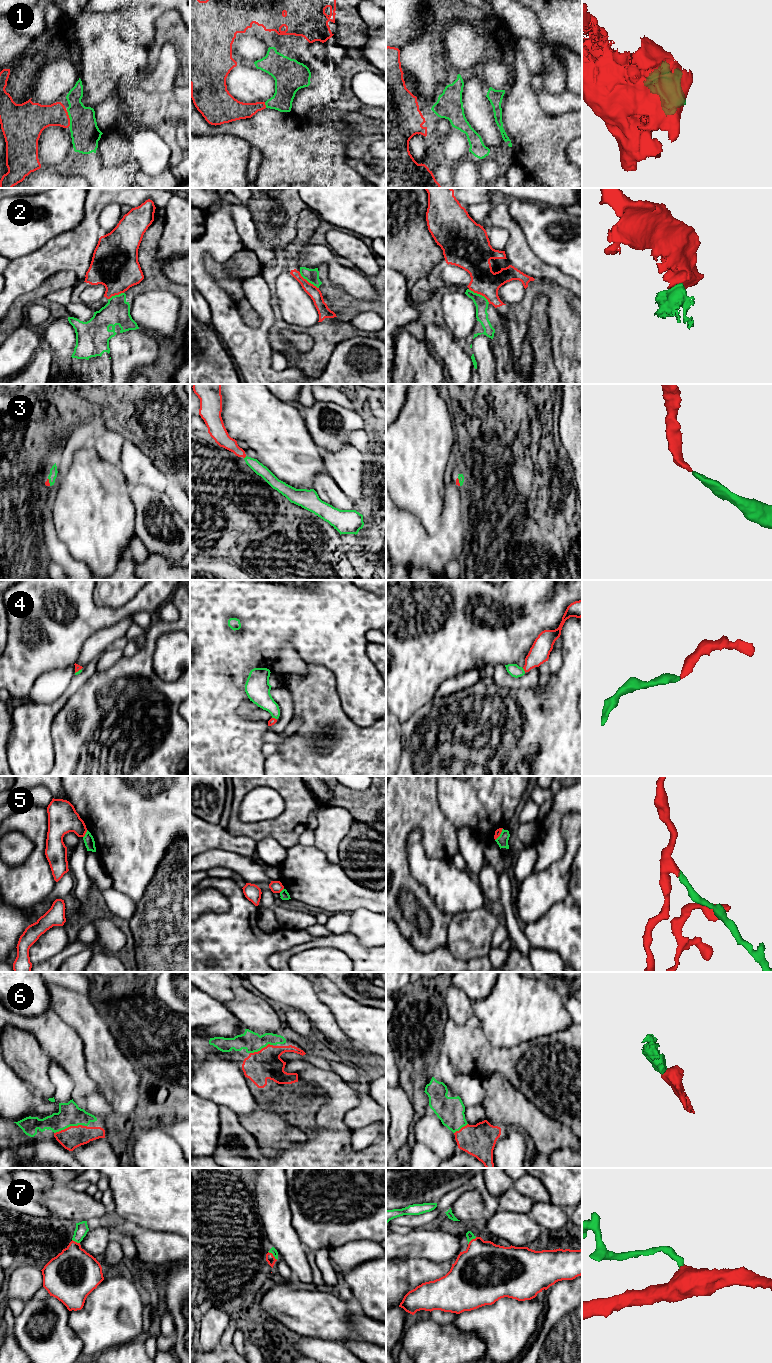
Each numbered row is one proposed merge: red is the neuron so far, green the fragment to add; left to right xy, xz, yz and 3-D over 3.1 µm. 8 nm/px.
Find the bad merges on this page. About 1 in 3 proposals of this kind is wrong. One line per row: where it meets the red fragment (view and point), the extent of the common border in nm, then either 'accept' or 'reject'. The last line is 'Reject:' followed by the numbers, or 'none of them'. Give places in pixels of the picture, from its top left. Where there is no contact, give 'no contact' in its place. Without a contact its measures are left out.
1: xy (69, 118) | 140 nm | accept
2: yz (479, 293) | 200 nm | reject
3: yz (458, 482) | 70 nm | accept
4: yz (524, 670) | 50 nm | accept
5: xy (85, 833) | 70 nm | reject
6: xy (68, 1127) | 240 nm | accept
7: xz (272, 1255) | 100 nm | accept
Reject: 2, 5

